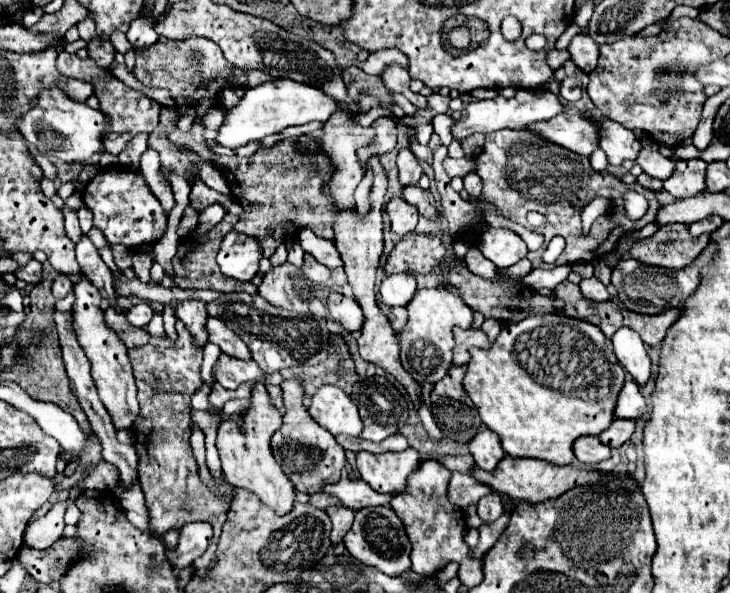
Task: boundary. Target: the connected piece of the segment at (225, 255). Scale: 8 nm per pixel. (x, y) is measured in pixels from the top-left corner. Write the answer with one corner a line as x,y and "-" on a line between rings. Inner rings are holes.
229,231
225,241
222,241
216,261
225,275
239,281
251,281
259,269
261,257
261,247
253,237

